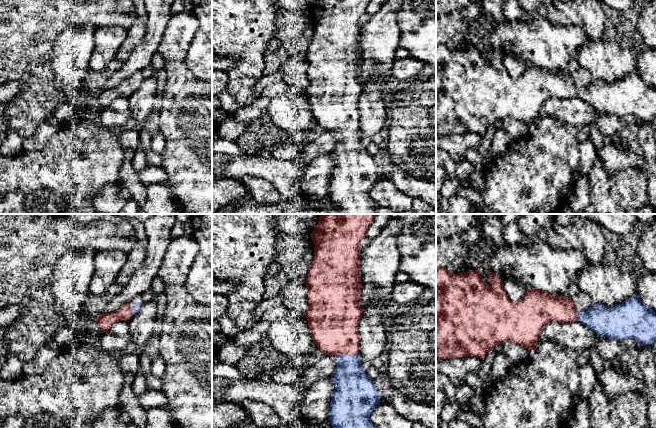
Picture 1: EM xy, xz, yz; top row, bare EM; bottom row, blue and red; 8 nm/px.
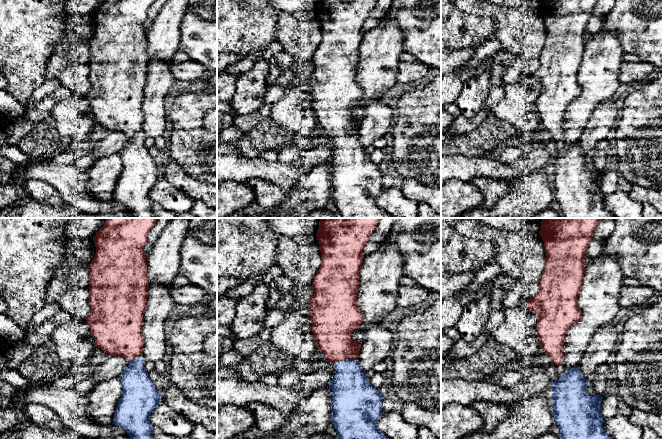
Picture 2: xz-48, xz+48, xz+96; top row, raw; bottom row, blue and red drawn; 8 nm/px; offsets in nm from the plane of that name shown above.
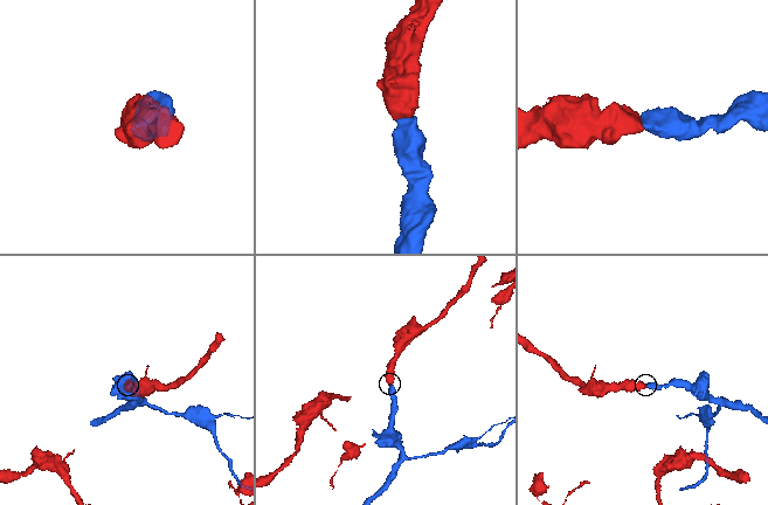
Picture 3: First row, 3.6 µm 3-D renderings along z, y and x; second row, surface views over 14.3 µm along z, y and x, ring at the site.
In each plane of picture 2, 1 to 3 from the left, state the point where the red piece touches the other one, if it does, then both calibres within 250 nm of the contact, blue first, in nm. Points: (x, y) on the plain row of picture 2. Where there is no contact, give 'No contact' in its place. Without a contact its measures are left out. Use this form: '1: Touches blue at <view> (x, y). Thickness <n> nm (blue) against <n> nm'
1: Touches blue at xz-48 (132, 135). Thickness 260 nm (blue) against 380 nm
2: Touches blue at xz+48 (340, 137). Thickness 320 nm (blue) against 300 nm
3: No contact

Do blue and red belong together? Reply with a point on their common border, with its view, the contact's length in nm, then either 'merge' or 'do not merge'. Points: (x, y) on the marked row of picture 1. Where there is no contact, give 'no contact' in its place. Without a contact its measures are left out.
contact xz (347, 355); length 170 nm; merge

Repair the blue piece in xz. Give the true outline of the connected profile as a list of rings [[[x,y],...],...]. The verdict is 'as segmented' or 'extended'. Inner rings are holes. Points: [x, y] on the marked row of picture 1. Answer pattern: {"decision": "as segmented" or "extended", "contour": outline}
{"decision": "extended", "contour": [[[320,214],[317,226],[310,234],[314,243],[314,257],[306,277],[309,309],[304,315],[315,345],[325,355],[336,357],[337,367],[331,376],[335,389],[331,396],[328,419],[333,428],[376,428],[370,420],[370,415],[379,403],[381,393],[363,370],[358,354],[360,343],[358,326],[363,312],[358,303],[361,289],[359,244],[366,237],[366,232],[375,216],[376,214]]]}

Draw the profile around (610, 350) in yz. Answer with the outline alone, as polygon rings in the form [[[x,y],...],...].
[[[600,336],[591,349],[595,350],[602,359],[609,363],[622,361],[621,357],[625,347],[617,340],[611,340]]]

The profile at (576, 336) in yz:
[[[579,321],[571,323],[552,322],[544,326],[535,347],[545,340],[550,340],[578,353],[587,353],[599,337]]]

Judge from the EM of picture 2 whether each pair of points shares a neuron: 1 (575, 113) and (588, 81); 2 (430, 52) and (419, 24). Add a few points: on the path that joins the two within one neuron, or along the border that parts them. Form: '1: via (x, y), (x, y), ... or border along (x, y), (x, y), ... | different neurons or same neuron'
1: via (583, 105), (588, 100), (588, 89) | same neuron
2: via (430, 45), (430, 35), (426, 31) | same neuron

